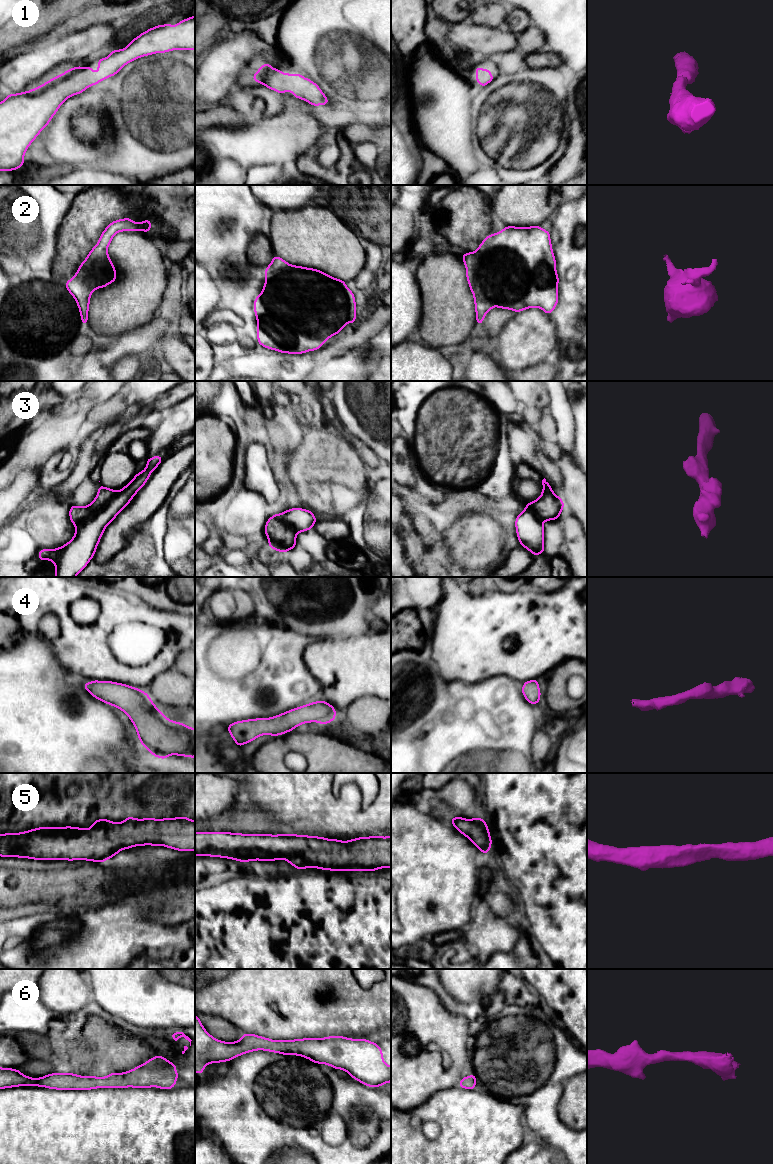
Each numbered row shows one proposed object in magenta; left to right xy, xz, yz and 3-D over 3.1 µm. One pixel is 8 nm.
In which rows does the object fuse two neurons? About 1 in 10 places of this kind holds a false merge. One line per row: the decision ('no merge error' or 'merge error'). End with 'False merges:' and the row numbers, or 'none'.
1: no merge error
2: no merge error
3: merge error
4: no merge error
5: no merge error
6: no merge error
False merges: 3

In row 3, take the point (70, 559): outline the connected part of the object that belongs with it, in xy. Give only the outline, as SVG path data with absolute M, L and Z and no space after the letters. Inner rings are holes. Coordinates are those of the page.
M160 455L146 460L146 468L137 473L100 511L76 528L74 537L68 543L56 549L39 550L38 560L50 560L55 564L55 577L76 577L87 566L94 557L105 528L130 503L163 461Z

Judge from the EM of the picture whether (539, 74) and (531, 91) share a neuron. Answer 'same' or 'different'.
same

